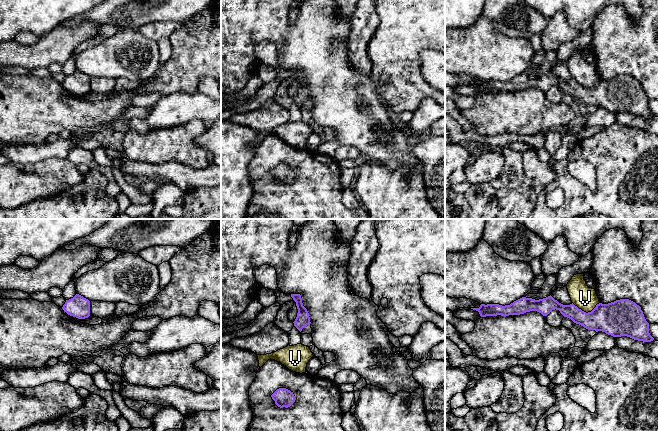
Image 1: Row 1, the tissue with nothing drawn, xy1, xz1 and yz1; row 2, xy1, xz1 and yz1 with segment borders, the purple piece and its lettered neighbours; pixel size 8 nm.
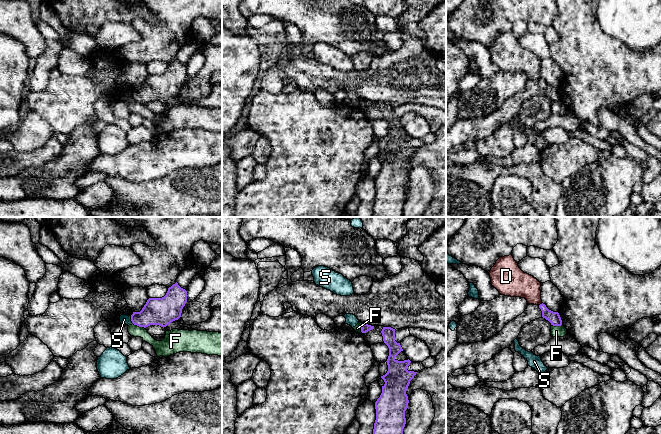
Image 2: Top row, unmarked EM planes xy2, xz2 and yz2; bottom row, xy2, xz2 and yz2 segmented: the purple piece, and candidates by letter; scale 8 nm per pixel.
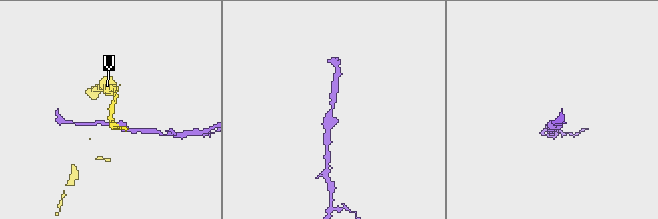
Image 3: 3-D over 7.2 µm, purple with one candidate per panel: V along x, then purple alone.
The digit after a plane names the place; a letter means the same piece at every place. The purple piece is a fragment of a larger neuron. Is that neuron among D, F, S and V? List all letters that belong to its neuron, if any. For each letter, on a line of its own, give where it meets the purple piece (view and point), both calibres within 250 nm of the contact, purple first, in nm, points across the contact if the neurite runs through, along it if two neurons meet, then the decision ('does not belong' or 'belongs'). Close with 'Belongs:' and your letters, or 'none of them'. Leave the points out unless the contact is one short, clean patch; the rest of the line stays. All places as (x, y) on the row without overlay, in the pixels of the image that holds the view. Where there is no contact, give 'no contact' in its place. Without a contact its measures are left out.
D: meets purple in yz2 at (540, 80); 100 nm thick on the purple side, 200 nm on the other; does not belong
F: meets purple in xy2 at (139, 102); 220 nm thick on the purple side, 110 nm on the other; does not belong
S: meets purple in xy2 at (131, 96); 220 nm thick on the purple side, 80 nm on the other; border along xy2 (130, 92), (130, 96), (133, 99); does not belong
V: meets purple in yz1 at (585, 88); 260 nm thick on the purple side, 190 nm on the other; does not belong
Belongs: none of them

